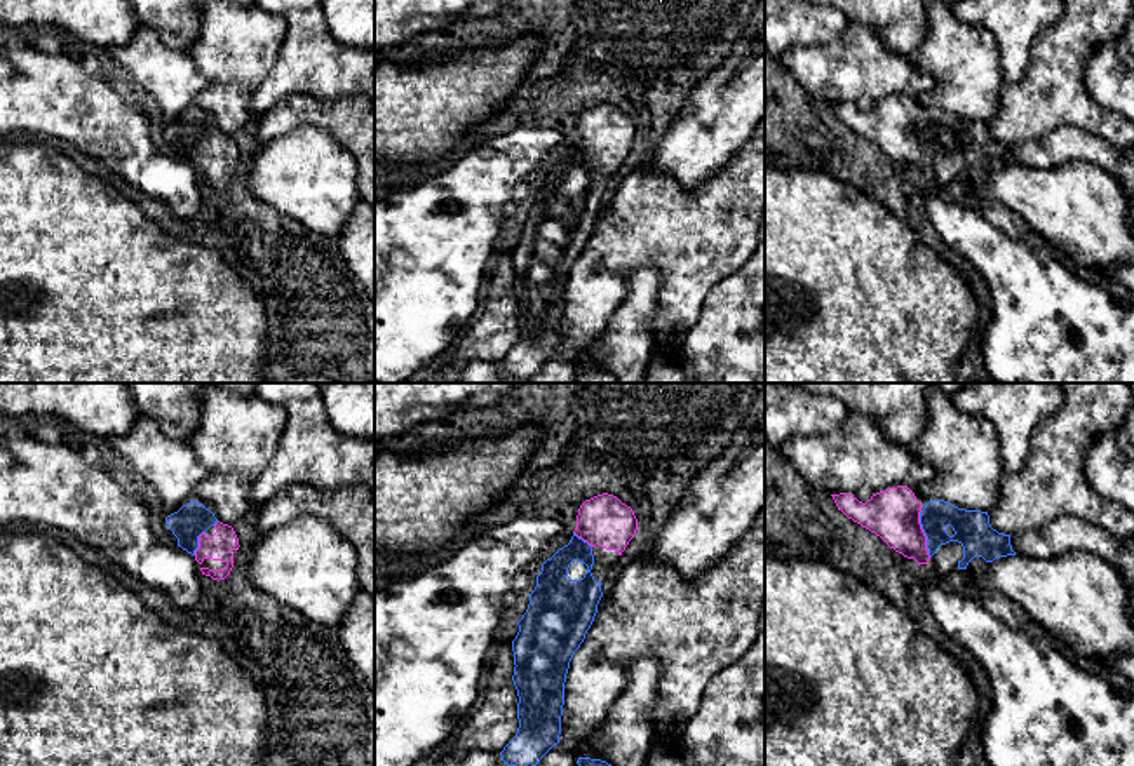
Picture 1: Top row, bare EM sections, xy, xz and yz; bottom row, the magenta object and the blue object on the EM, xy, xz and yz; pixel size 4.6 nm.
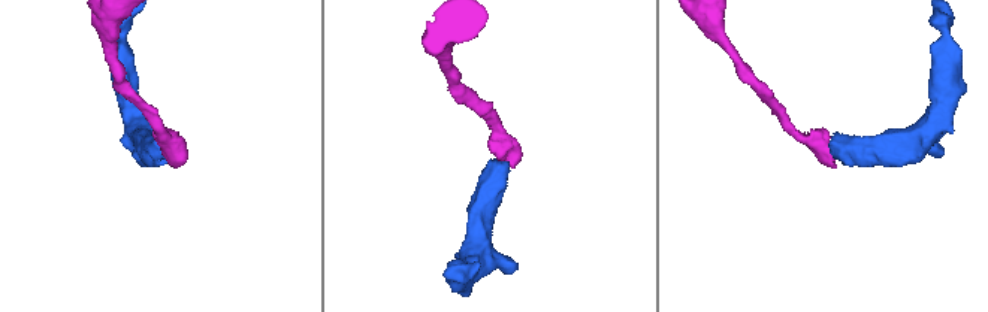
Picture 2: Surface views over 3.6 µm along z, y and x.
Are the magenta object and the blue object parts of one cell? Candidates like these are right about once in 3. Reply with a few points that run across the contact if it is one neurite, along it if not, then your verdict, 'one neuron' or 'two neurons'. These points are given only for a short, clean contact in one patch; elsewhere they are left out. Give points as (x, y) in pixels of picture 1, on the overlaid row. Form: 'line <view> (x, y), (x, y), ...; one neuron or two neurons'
line yz (894, 514), (911, 531), (924, 533), (938, 519), (972, 530); one neuron

